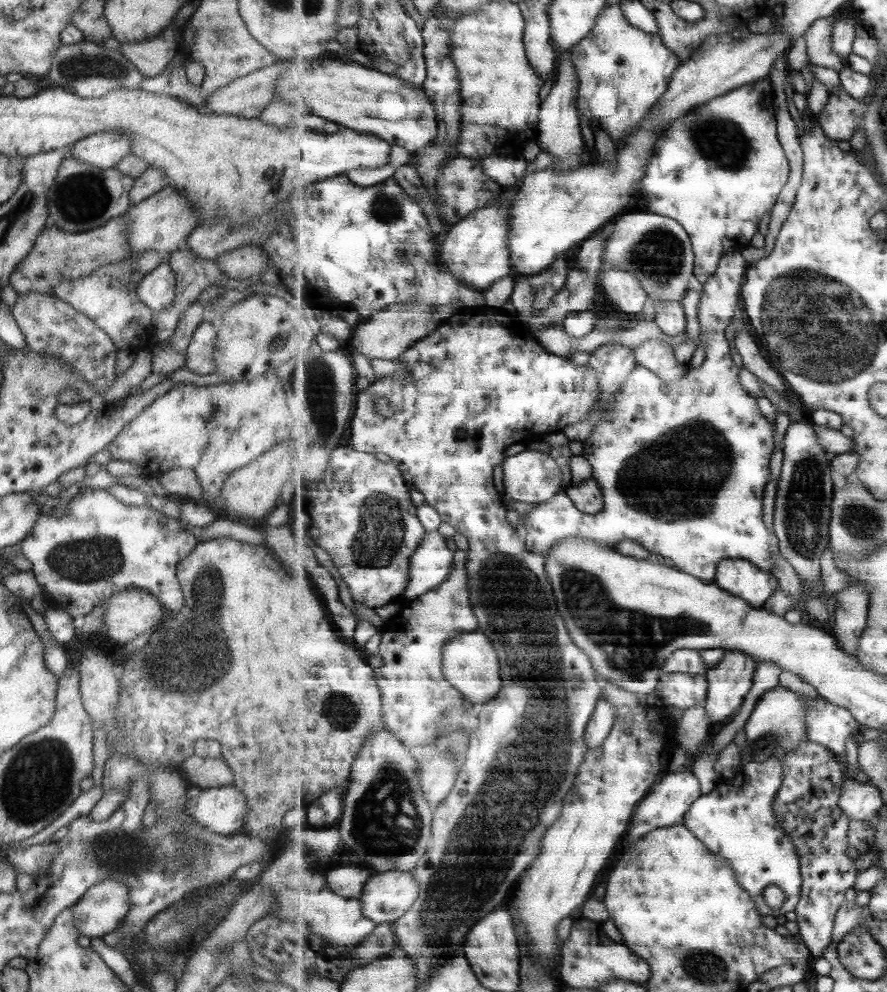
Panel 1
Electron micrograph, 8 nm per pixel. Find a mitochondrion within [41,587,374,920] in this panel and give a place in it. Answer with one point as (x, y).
(125, 852)

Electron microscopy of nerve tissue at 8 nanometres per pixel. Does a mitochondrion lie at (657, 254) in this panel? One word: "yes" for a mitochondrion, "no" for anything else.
yes

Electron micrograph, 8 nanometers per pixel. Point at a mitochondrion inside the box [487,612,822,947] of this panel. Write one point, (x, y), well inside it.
(768, 739)

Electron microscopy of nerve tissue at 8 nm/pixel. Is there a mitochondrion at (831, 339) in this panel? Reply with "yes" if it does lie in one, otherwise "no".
yes

